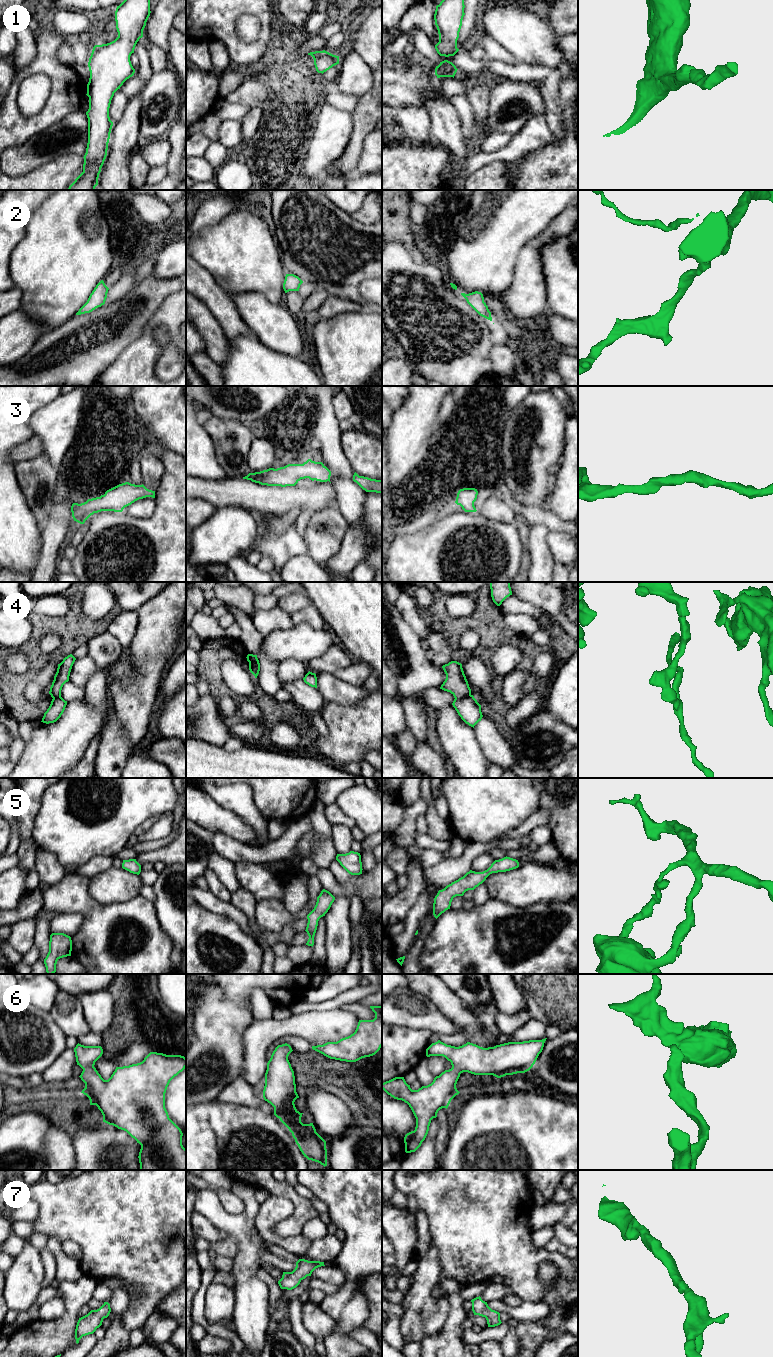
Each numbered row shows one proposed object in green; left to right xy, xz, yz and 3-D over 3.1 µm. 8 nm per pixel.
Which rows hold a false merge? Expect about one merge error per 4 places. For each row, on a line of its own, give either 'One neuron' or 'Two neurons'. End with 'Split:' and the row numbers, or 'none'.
1: One neuron
2: One neuron
3: One neuron
4: Two neurons
5: One neuron
6: One neuron
7: One neuron
Split: 4

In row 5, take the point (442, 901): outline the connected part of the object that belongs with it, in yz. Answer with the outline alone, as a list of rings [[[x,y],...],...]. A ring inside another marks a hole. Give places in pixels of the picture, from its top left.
[[[510,857],[495,860],[491,866],[483,872],[470,870],[463,877],[439,890],[434,898],[433,915],[437,919],[442,913],[450,909],[451,902],[456,896],[463,896],[468,890],[474,890],[482,884],[492,873],[506,872],[519,867],[519,862]]]

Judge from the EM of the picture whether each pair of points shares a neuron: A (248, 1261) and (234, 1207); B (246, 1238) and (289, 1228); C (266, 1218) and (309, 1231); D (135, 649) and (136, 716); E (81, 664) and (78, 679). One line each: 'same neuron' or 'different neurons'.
A: different neurons
B: different neurons
C: different neurons
D: same neuron
E: same neuron

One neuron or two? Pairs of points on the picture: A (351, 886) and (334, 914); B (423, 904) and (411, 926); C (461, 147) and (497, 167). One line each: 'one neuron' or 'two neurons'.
A: two neurons
B: one neuron
C: two neurons

